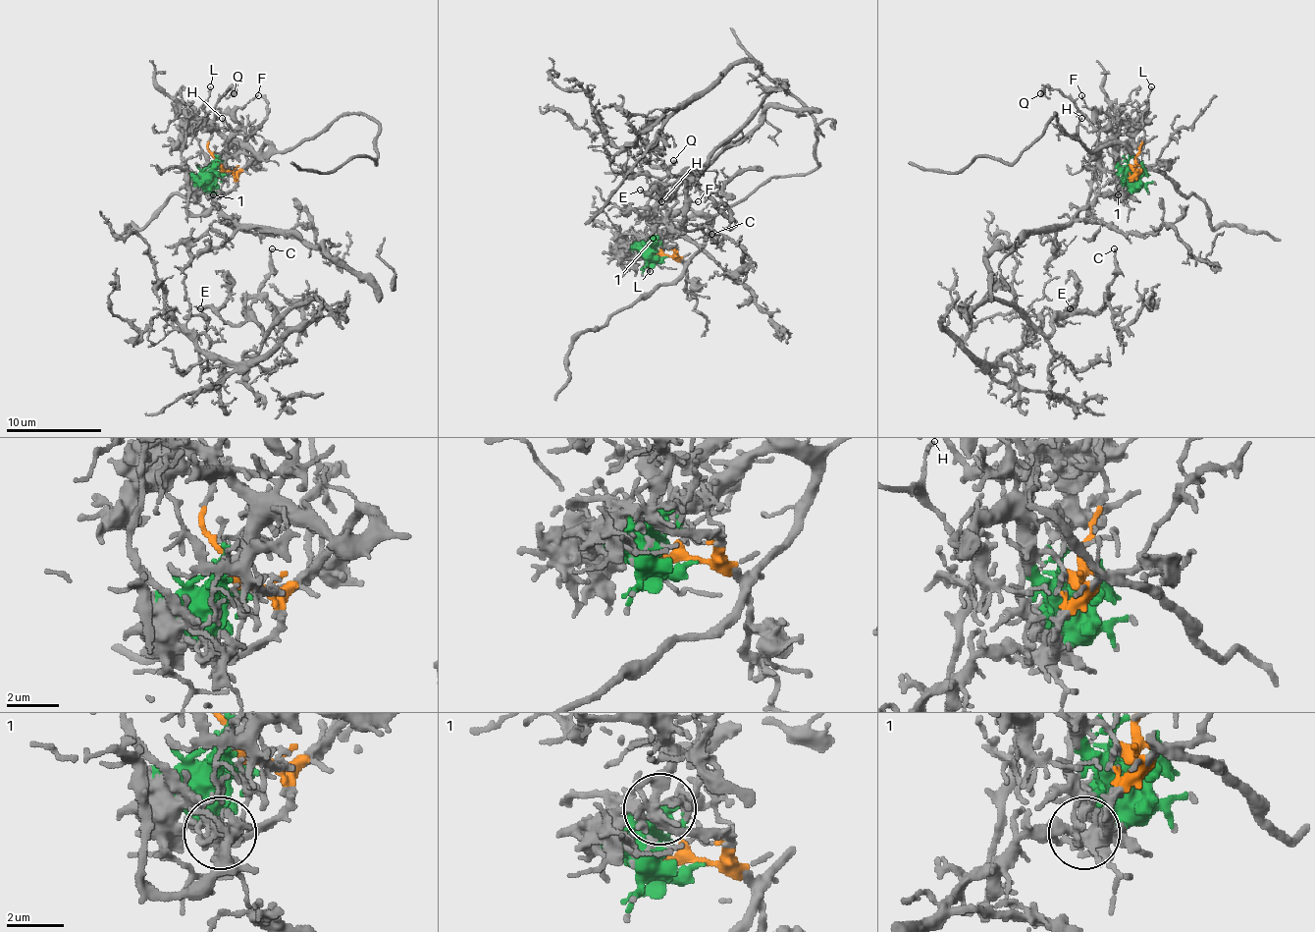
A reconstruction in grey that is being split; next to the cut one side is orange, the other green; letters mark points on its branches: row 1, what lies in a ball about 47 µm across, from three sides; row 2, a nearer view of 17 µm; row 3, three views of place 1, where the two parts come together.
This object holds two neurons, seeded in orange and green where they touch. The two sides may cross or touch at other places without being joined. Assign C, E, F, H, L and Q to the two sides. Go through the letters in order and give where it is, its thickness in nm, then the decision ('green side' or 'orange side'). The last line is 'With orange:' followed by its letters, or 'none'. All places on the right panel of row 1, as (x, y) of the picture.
C: place (1114, 248); calibre 150 nm; orange side
E: place (1070, 308); calibre 280 nm; orange side
F: place (1081, 95); calibre 110 nm; green side
H: place (1081, 118); calibre 80 nm; green side
L: place (1151, 86); calibre 160 nm; orange side
Q: place (1040, 93); calibre 200 nm; green side
With orange: C, E, L

